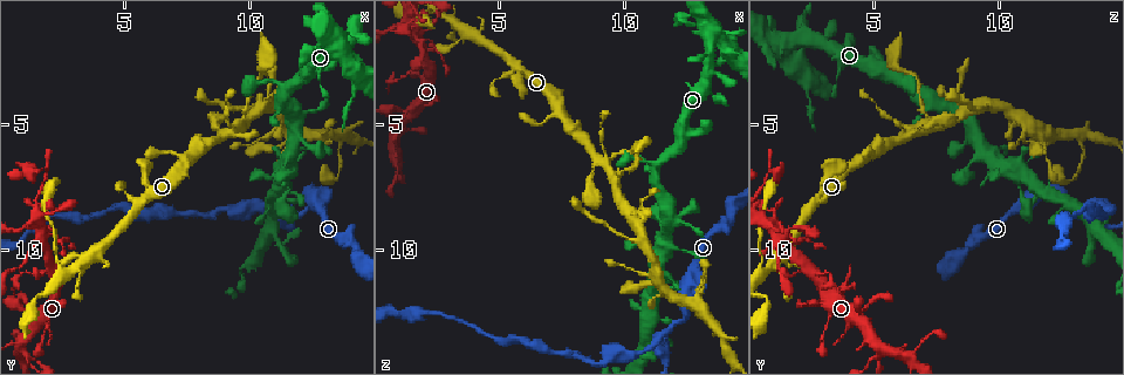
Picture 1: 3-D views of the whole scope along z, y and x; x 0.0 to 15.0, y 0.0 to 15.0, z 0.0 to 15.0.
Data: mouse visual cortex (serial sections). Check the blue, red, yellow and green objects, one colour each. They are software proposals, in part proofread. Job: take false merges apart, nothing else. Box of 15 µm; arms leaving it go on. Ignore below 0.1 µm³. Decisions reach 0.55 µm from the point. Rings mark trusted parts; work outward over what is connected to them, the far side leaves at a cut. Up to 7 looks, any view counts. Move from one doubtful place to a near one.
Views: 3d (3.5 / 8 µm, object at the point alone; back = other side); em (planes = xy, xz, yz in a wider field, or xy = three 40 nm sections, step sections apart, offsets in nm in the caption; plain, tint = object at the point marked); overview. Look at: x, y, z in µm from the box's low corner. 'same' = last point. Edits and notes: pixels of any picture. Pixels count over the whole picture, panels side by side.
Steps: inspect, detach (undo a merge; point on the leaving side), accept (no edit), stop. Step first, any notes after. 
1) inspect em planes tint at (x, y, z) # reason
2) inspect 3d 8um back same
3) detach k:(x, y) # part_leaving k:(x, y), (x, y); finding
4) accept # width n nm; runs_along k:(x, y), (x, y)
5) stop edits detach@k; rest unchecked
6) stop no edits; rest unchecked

inspect 3d 3.5um at (9.0, 5.3, 6.5) # a fork

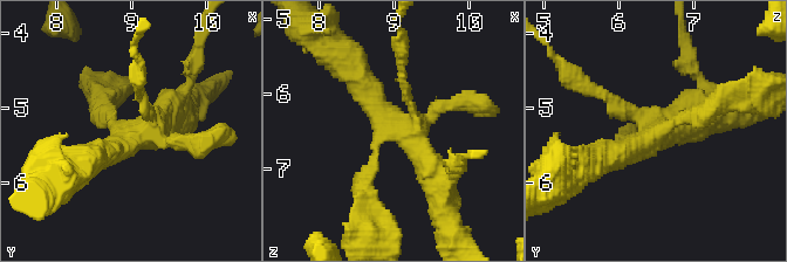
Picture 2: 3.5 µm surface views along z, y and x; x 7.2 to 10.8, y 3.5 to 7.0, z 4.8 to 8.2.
inspect em xy step 1 tint at (9.00, 5.45, 6.45) # shape alone is not enough

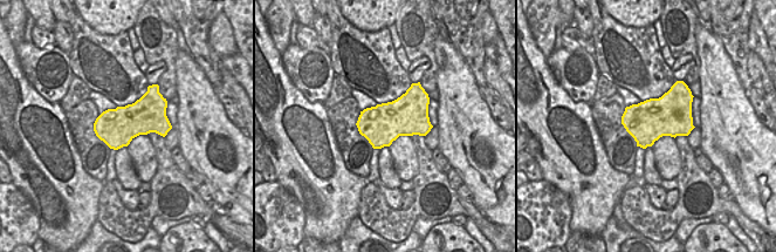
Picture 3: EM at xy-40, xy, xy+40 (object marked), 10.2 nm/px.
accept # one cell here

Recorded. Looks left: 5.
inspect 3d 3.5um at (10.7, 4.1, 9.5) # two arms in line, one across

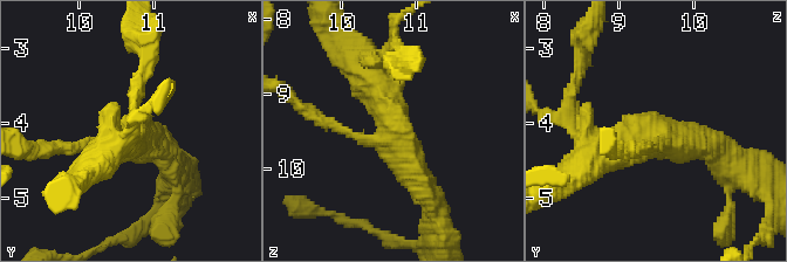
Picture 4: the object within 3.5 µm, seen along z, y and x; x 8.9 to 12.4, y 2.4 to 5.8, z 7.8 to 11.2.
inspect em xy step 3 tint at (10.65, 4.20, 9.50) # arms 3; arm_widths 150, 400, 450 nm; shape alone is not enough

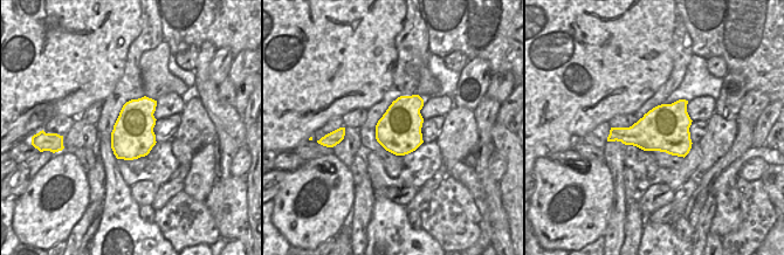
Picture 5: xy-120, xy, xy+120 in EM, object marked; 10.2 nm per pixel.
accept # runs_along 4:(363, 64), (428, 193); one cell here

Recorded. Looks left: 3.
inspect 3d 3.5um at (11.5, 8.3, 13.3) # a fork

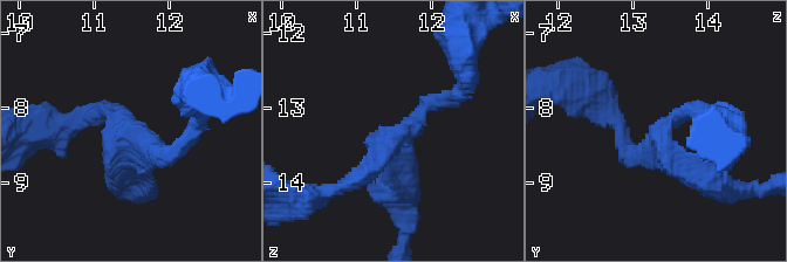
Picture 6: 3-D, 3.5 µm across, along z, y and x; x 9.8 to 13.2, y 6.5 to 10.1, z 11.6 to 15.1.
inspect em xy step 3 tint at (11.55, 8.30, 13.35)

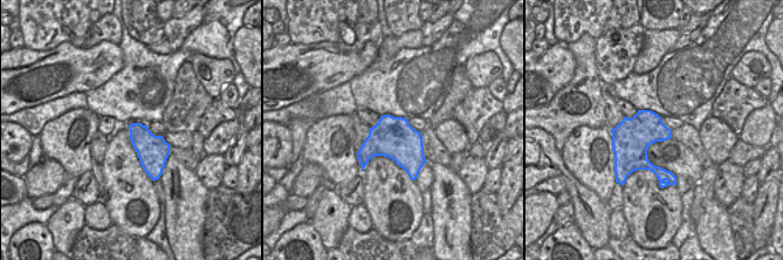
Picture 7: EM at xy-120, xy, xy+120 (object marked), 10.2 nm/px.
accept # runs_along 6:(450, 101), (429, 103), (342, 187); all the same cell

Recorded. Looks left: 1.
stop no edits; rest unchecked

